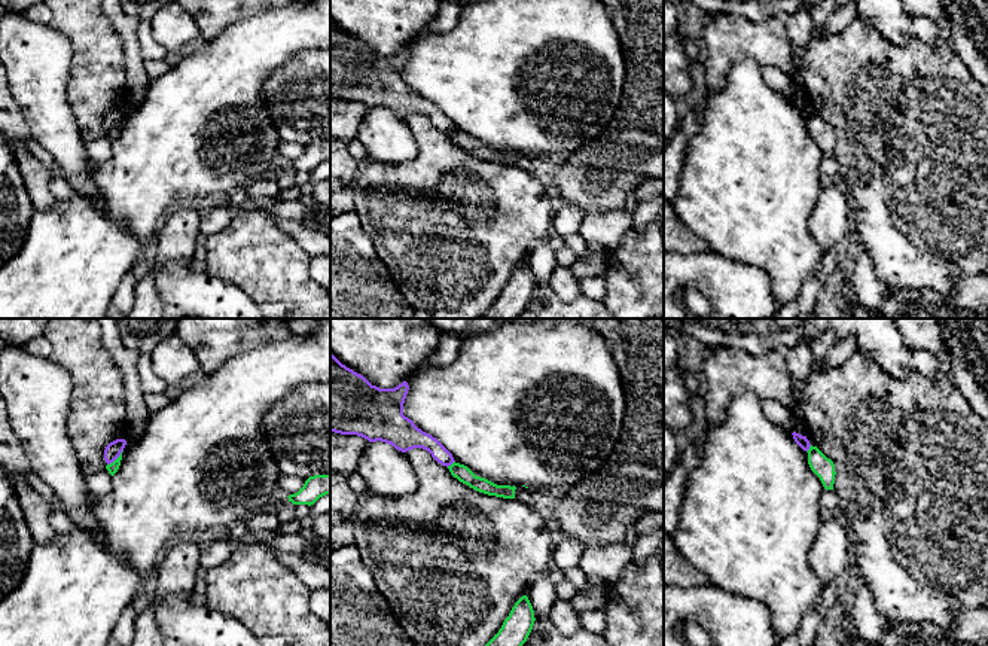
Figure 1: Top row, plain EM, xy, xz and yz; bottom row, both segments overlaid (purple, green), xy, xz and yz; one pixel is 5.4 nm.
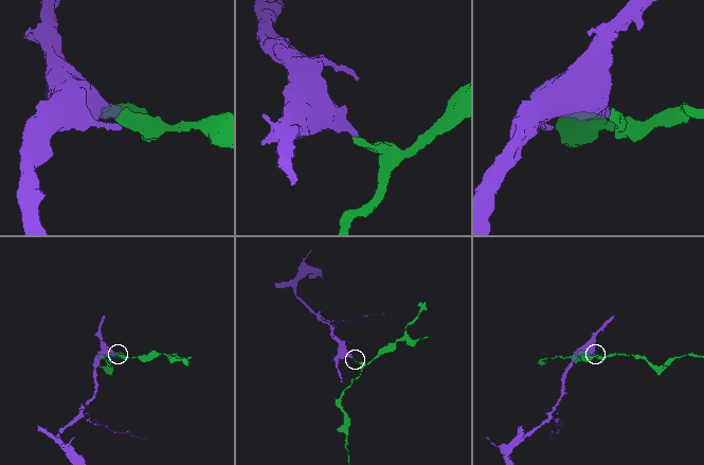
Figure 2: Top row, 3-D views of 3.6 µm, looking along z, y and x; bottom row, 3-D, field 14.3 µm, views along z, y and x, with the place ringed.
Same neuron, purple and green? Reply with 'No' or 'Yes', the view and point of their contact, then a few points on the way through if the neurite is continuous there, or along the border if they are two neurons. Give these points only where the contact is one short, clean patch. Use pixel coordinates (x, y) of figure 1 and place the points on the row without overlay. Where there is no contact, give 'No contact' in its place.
No. Touches purple at xy (115, 125). Boundary: xy (122, 116), (107, 131)

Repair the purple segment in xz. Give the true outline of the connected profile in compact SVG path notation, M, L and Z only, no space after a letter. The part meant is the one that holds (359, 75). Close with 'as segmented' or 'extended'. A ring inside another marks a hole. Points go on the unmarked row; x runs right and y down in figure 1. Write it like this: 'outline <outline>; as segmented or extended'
outline M330 19L330 100L381 107L402 119L423 115L442 132L451 132L452 121L403 82L408 57L406 48L394 55L372 52Z; as segmented

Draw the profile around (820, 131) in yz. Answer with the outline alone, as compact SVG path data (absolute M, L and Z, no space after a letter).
M811 112L806 119L811 137L820 144L826 156L833 156L836 141L833 128L827 125L817 113Z

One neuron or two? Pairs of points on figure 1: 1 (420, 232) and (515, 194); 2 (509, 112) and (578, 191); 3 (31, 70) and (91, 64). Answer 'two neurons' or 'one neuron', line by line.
1: one neuron
2: two neurons
3: two neurons

